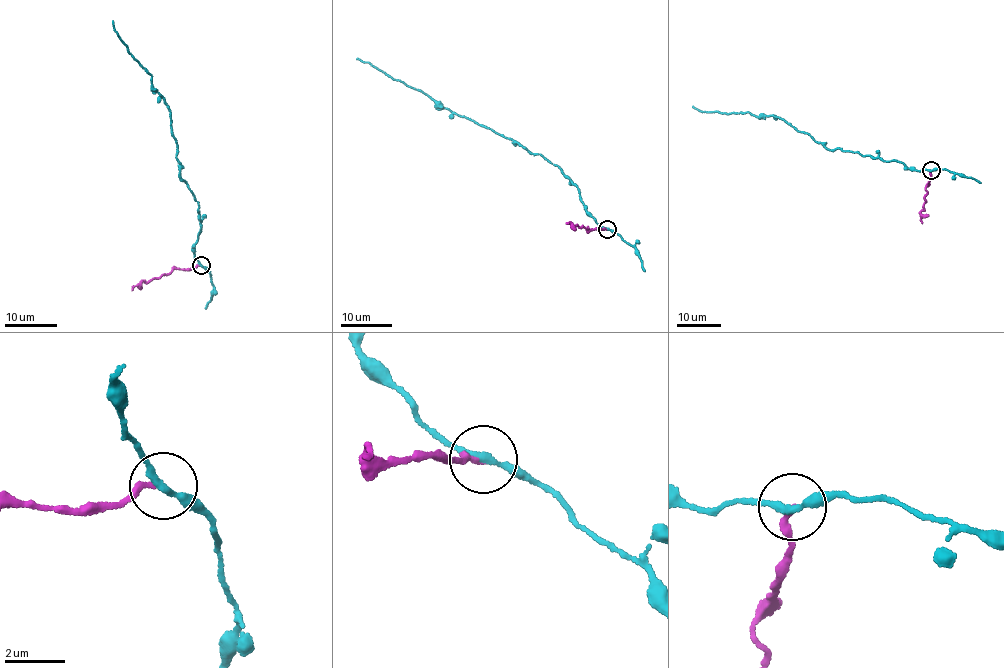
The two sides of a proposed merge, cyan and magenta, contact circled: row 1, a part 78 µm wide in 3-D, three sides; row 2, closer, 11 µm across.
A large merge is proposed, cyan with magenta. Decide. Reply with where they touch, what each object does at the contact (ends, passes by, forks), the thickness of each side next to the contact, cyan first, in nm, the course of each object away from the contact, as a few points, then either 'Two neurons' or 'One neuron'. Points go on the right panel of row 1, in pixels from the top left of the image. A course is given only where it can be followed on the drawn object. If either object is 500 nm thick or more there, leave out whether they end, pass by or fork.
Place: (931, 170). At the ring cyan passes by. At the ring magenta ends. Thickness 220 nm (cyan) against 130 nm. Course of cyan: (931, 170), (916, 171), (857, 152), (831, 151), (777, 117), (702, 112), (692, 106). Course of magenta: (931, 170), (920, 215), (922, 223). Two neurons

